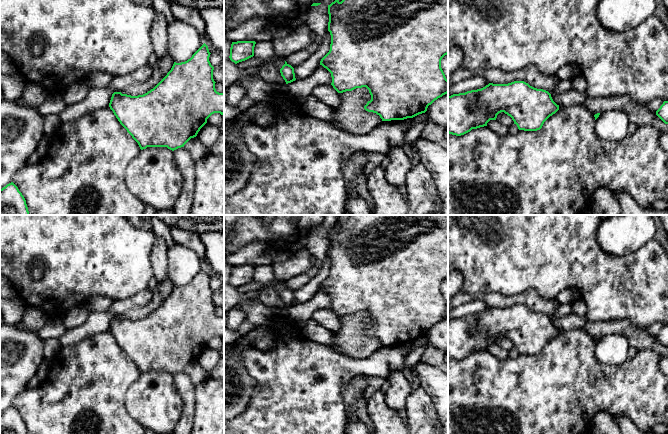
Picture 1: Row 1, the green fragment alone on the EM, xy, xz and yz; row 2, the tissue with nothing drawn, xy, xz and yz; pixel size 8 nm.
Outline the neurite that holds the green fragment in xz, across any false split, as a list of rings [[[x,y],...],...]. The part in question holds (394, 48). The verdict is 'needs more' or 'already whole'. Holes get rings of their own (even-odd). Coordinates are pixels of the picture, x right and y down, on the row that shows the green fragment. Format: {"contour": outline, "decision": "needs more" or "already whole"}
{"contour": [[[335,0],[330,5],[328,5],[328,14],[328,31],[331,35],[331,44],[329,52],[321,59],[320,65],[322,65],[331,73],[331,85],[338,93],[352,91],[356,88],[366,87],[371,95],[371,100],[367,102],[367,104],[364,106],[364,109],[368,112],[376,113],[380,116],[382,121],[404,120],[425,113],[429,105],[431,105],[438,98],[448,93],[448,80],[446,79],[445,74],[441,68],[442,58],[448,54],[448,0],[342,0],[341,2],[339,0]]], "decision": "already whole"}

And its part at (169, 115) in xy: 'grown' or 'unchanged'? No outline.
unchanged

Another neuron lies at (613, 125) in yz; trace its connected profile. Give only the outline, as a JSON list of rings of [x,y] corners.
[[[618,110],[604,111],[595,120],[594,132],[603,141],[620,142],[629,135],[630,124],[626,112]]]

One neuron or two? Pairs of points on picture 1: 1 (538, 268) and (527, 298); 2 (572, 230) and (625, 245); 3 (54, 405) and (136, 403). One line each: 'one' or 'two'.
1: two
2: two
3: two

